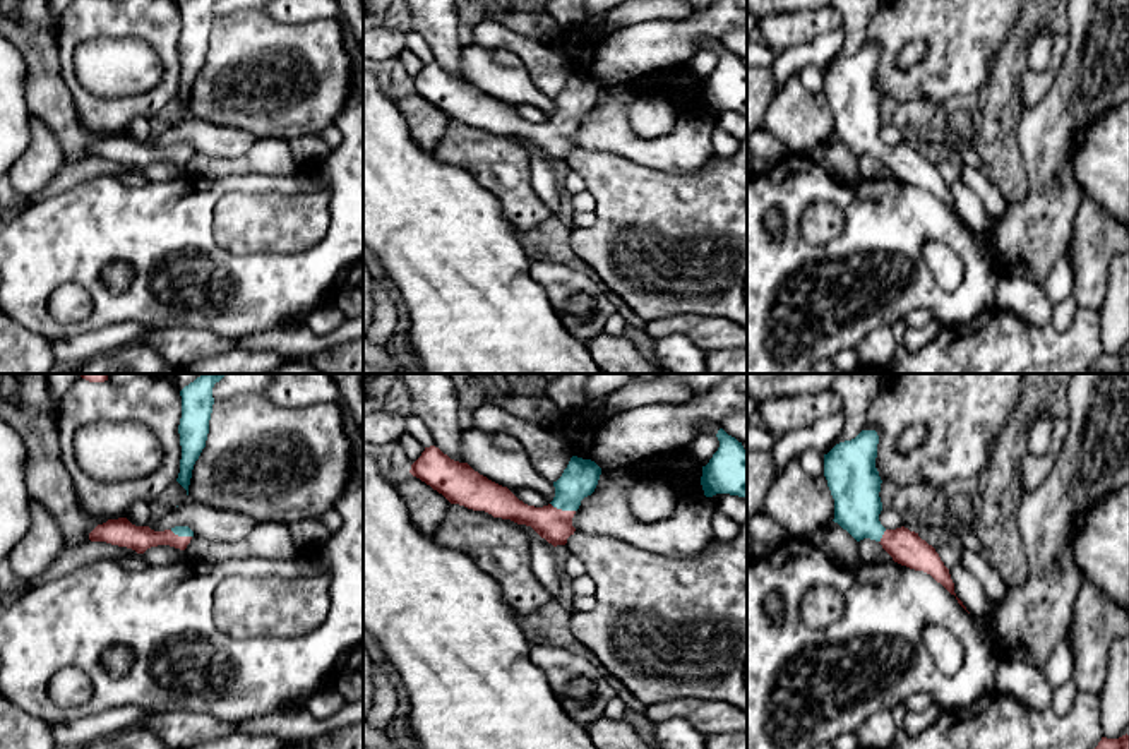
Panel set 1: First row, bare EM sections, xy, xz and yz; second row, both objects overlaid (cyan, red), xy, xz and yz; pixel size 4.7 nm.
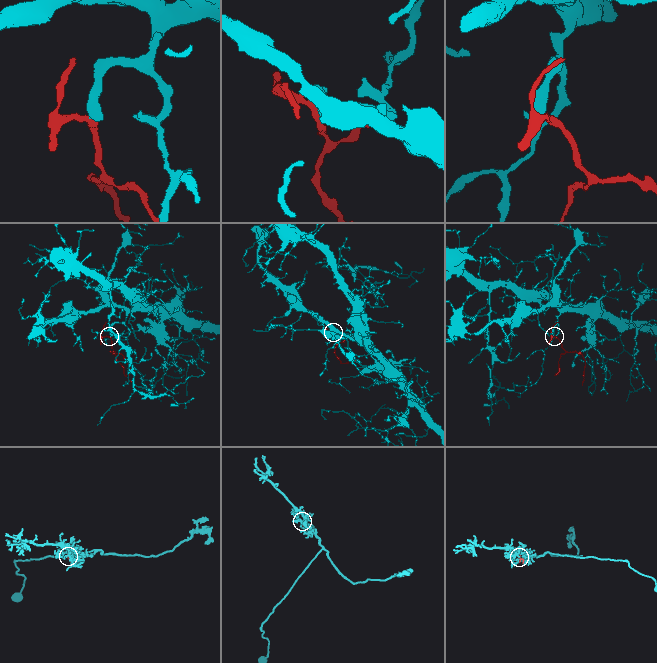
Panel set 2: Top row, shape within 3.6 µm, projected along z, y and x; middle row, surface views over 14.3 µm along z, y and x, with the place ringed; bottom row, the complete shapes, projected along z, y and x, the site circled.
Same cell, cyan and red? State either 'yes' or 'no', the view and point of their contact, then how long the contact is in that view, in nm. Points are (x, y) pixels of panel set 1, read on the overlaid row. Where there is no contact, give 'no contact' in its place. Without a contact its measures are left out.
yes; meets cyan in xz at (562, 509); contact 130 nm long

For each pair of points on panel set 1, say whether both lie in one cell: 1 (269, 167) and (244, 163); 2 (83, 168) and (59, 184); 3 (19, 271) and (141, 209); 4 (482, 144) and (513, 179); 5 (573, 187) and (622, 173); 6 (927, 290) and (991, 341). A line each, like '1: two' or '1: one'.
1: one
2: one
3: one
4: one
5: two
6: two

